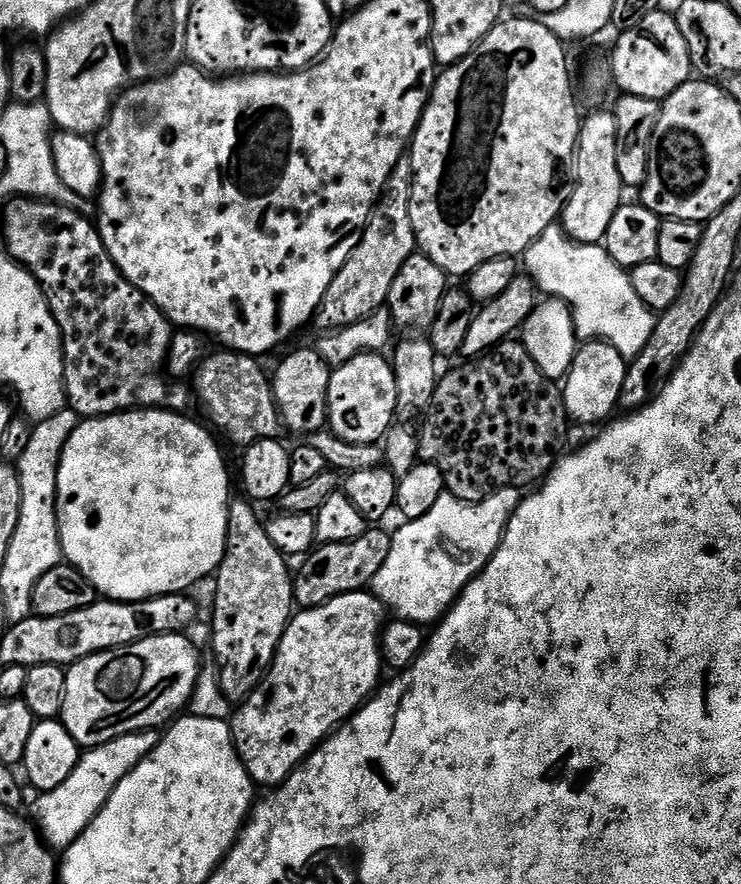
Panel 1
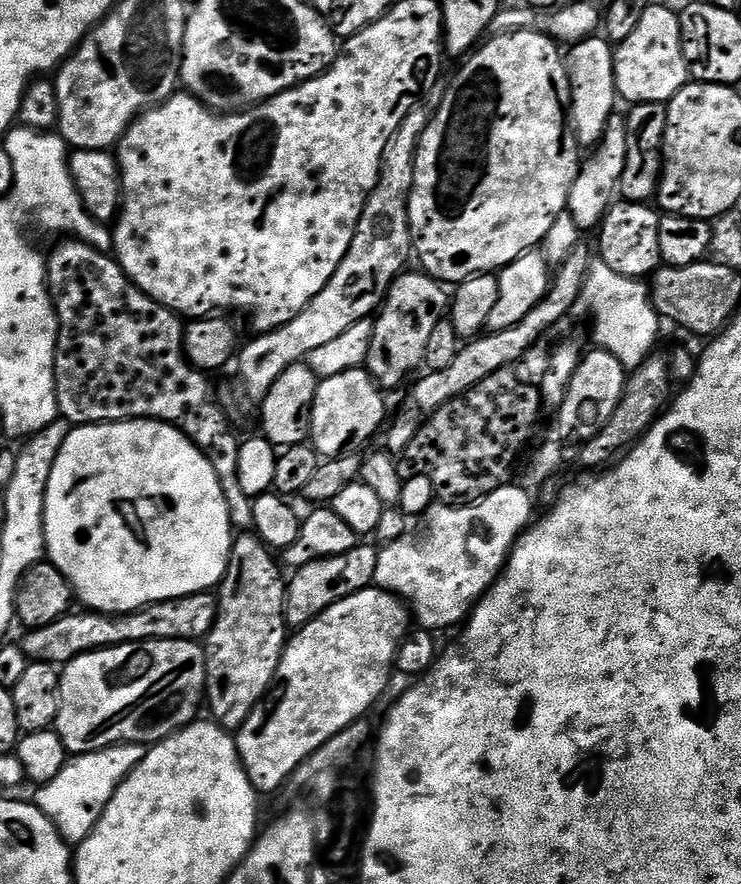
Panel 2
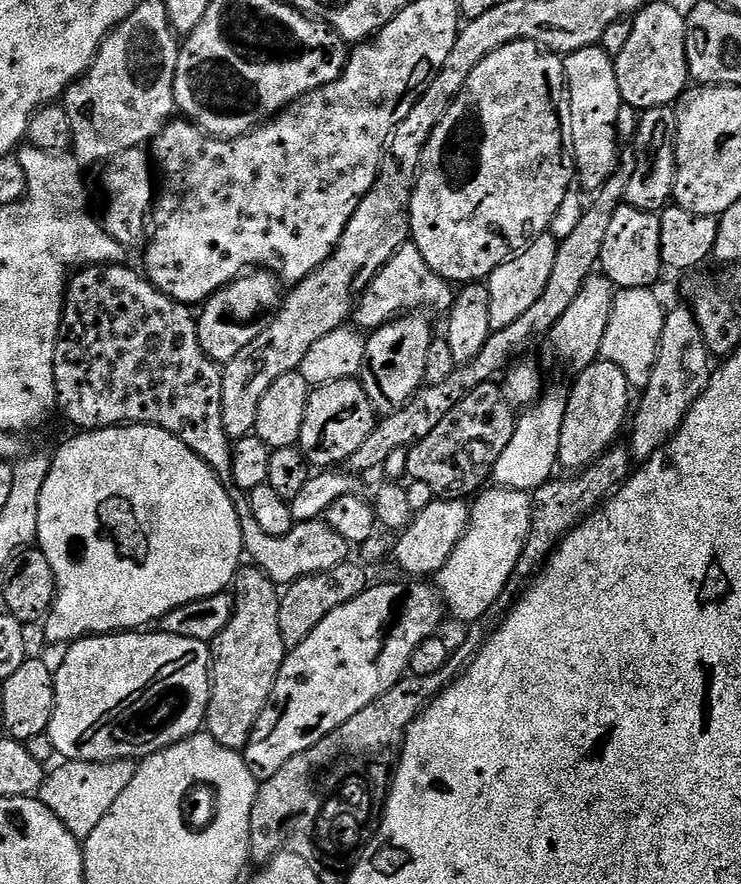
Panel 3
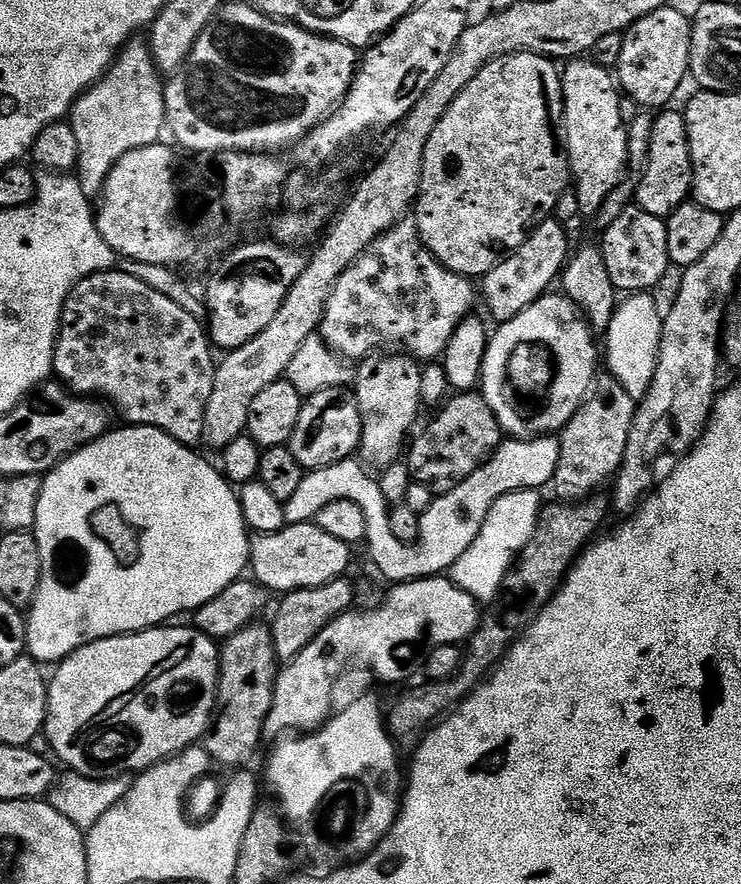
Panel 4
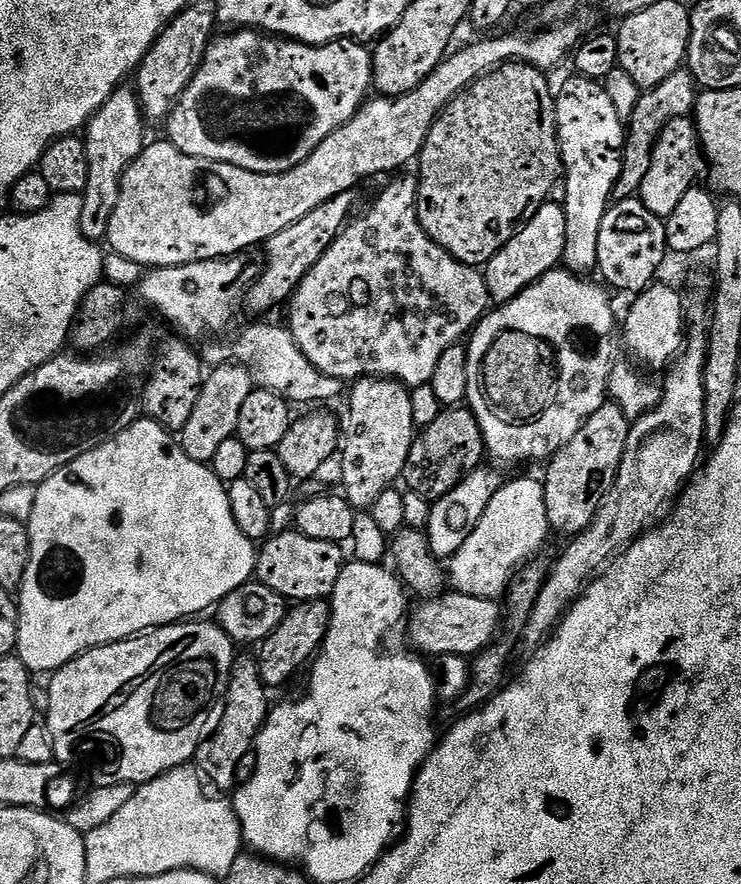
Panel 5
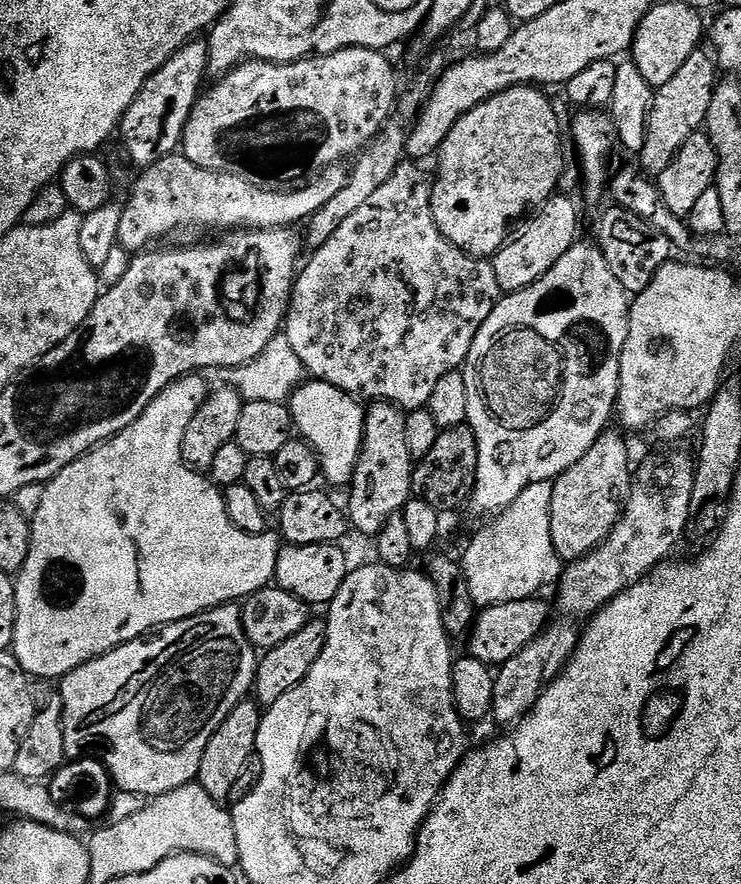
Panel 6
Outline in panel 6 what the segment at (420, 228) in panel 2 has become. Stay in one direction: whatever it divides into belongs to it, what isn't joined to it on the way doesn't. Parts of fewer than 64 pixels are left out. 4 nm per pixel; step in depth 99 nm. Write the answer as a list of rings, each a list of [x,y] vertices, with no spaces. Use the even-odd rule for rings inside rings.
[[[517,86],[507,88],[505,92],[499,92],[494,98],[490,98],[486,102],[474,106],[474,110],[466,113],[466,115],[456,123],[454,130],[450,130],[450,134],[444,139],[444,143],[440,145],[438,153],[438,159],[440,159],[440,161],[436,164],[436,176],[434,172],[434,179],[432,180],[432,217],[440,233],[442,233],[451,244],[458,246],[461,250],[468,252],[472,256],[481,258],[491,258],[495,256],[510,239],[508,227],[511,226],[512,220],[521,219],[520,221],[523,221],[529,213],[539,209],[540,205],[545,204],[557,189],[559,189],[556,187],[560,184],[560,120],[556,117],[556,112],[552,109],[551,102],[540,92],[543,91],[536,86]]]

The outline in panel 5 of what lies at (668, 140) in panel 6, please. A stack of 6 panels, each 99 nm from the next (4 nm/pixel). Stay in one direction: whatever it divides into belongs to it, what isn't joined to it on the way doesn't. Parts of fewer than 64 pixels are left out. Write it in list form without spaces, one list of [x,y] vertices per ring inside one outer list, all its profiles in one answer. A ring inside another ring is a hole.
[[[687,70],[675,72],[657,88],[645,91],[639,97],[637,108],[633,116],[626,121],[626,135],[624,137],[624,173],[618,178],[616,200],[627,200],[639,193],[642,182],[650,170],[650,158],[665,126],[675,120],[683,120],[693,115],[696,107],[698,85]]]

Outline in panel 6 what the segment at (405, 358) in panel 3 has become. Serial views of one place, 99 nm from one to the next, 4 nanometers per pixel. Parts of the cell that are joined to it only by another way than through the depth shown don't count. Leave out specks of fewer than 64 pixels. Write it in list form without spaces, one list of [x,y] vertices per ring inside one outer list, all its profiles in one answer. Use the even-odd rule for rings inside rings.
[[[376,402],[364,414],[364,441],[360,447],[360,457],[352,475],[352,483],[347,489],[348,504],[346,515],[349,525],[362,535],[374,538],[386,526],[386,522],[394,514],[404,511],[406,502],[413,499],[412,470],[414,461],[410,450],[406,450],[406,415],[395,404]]]

